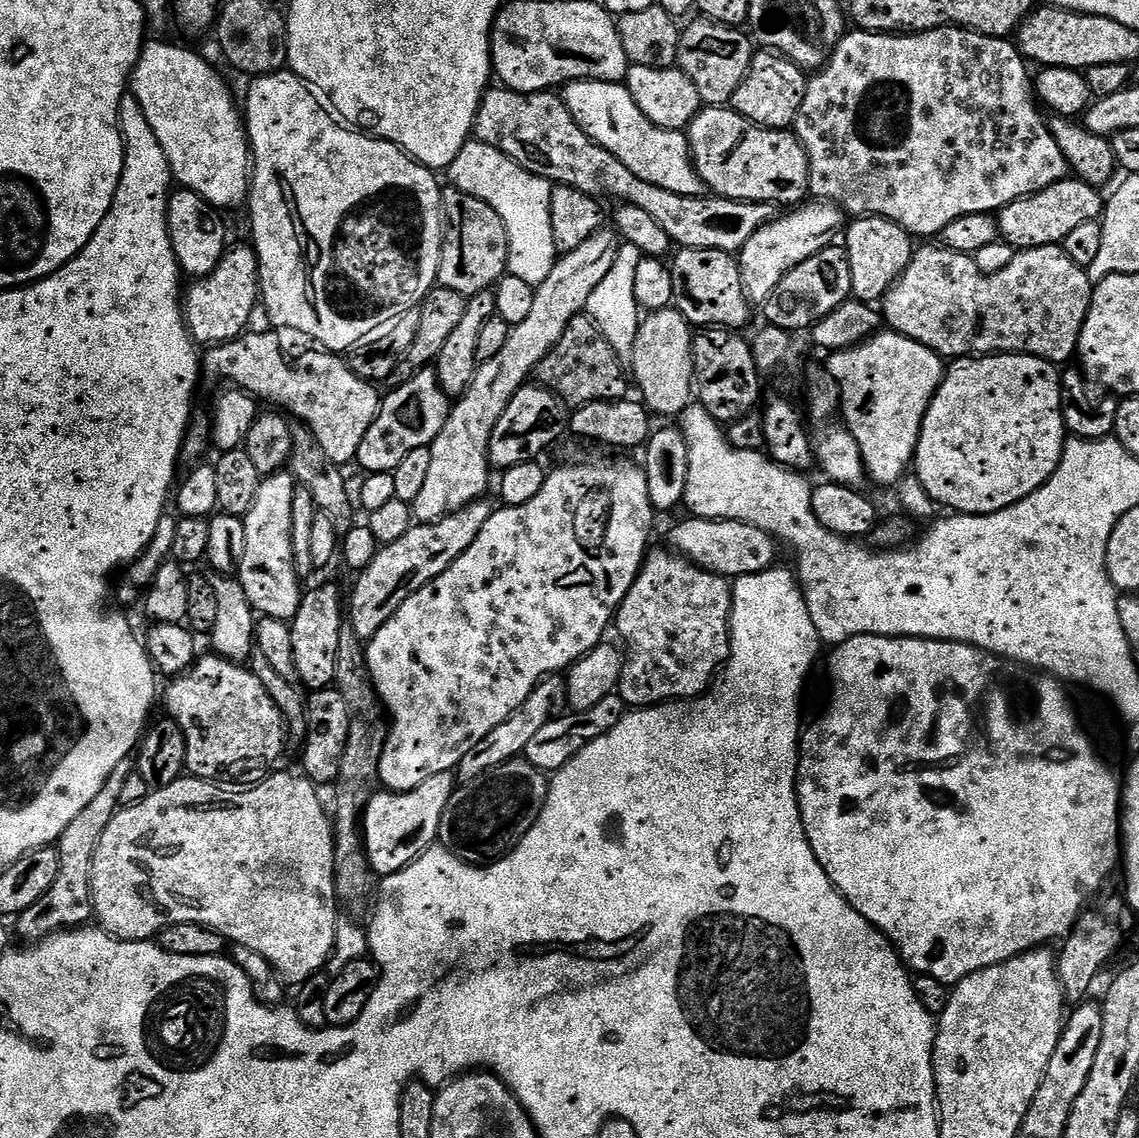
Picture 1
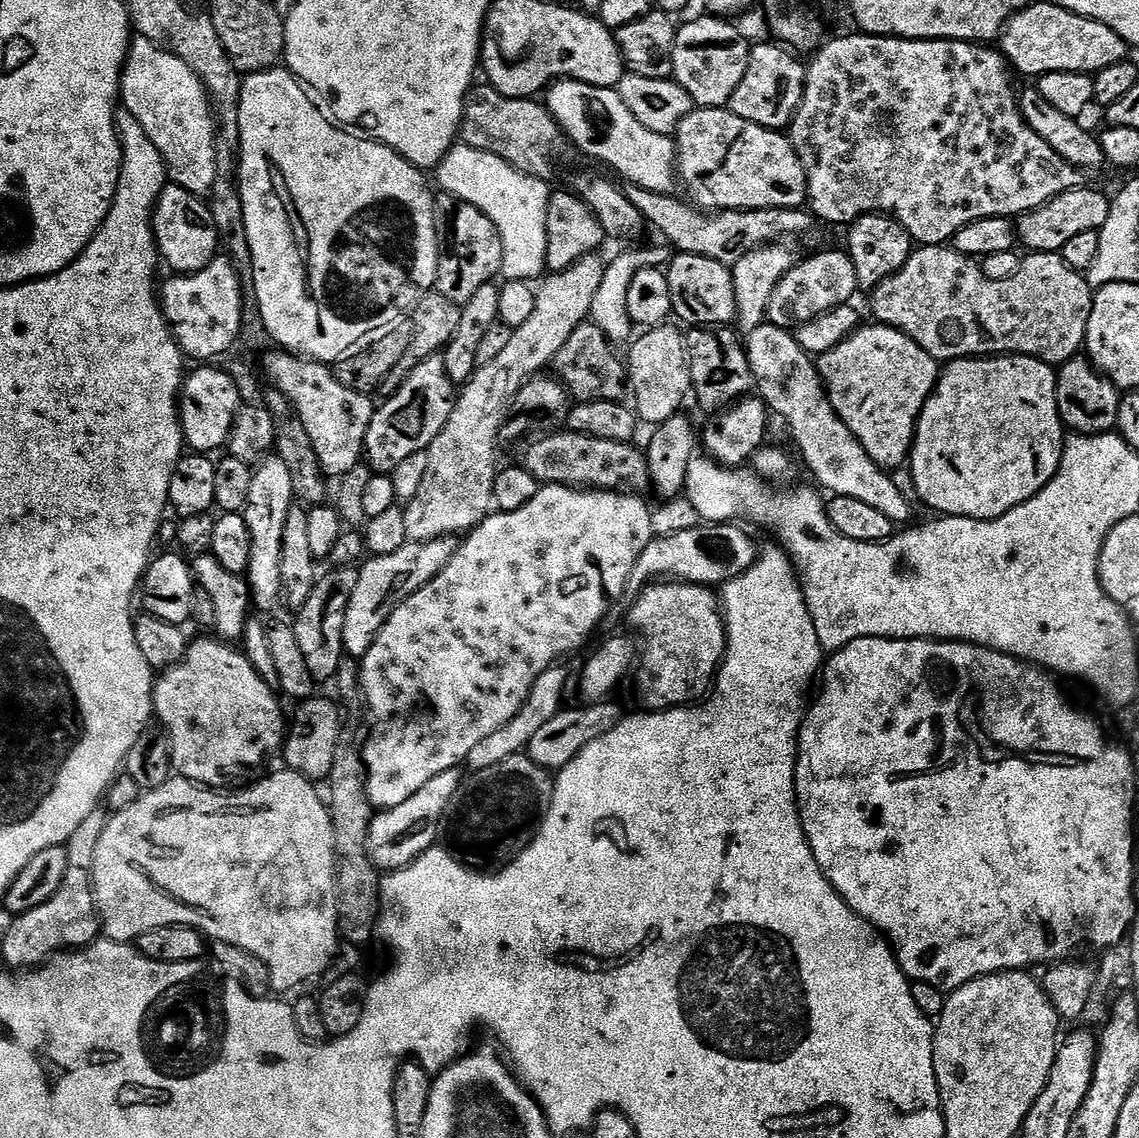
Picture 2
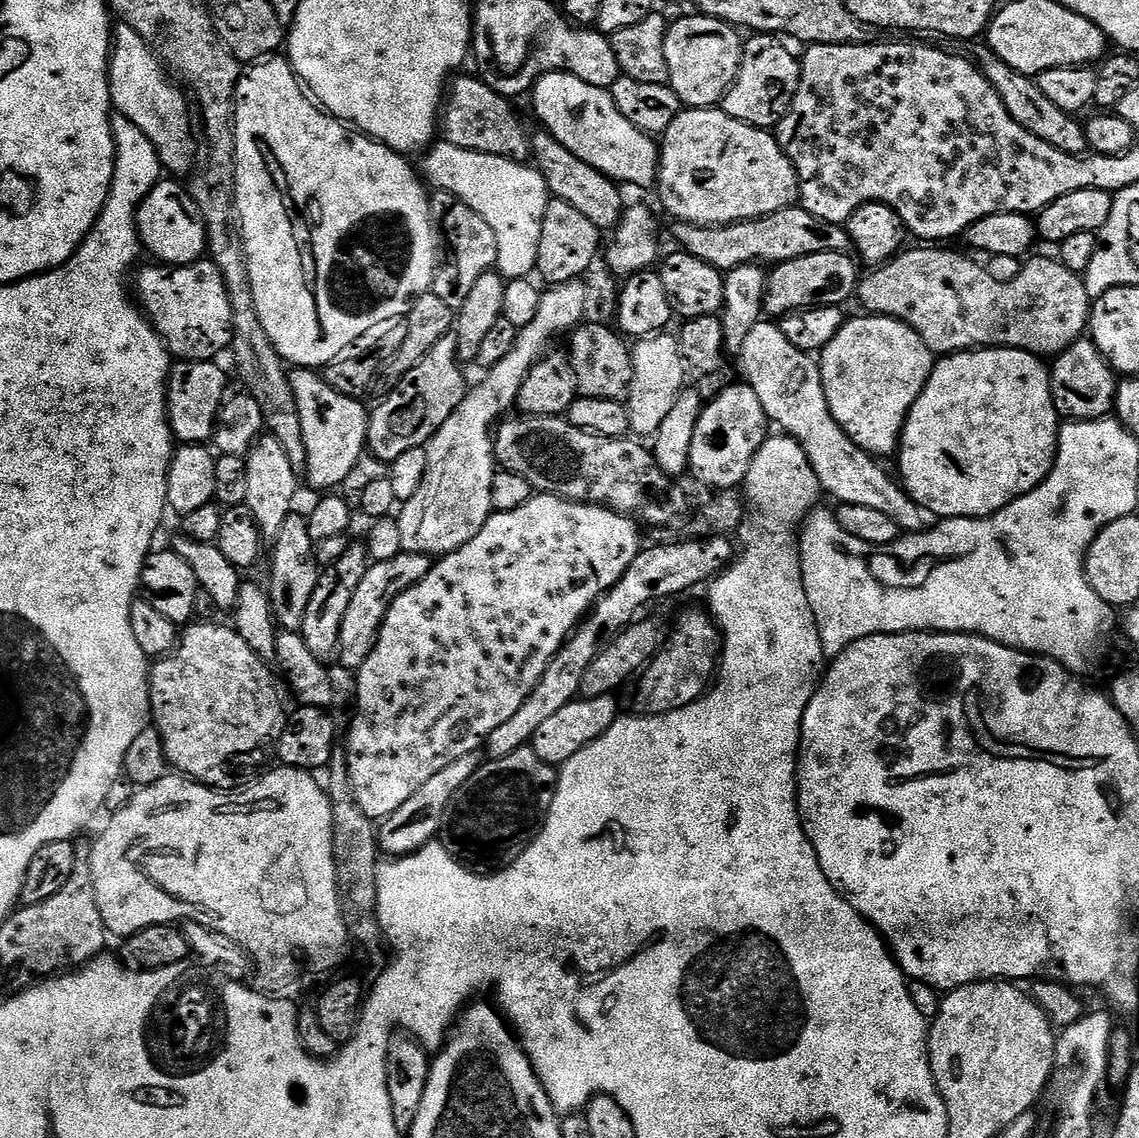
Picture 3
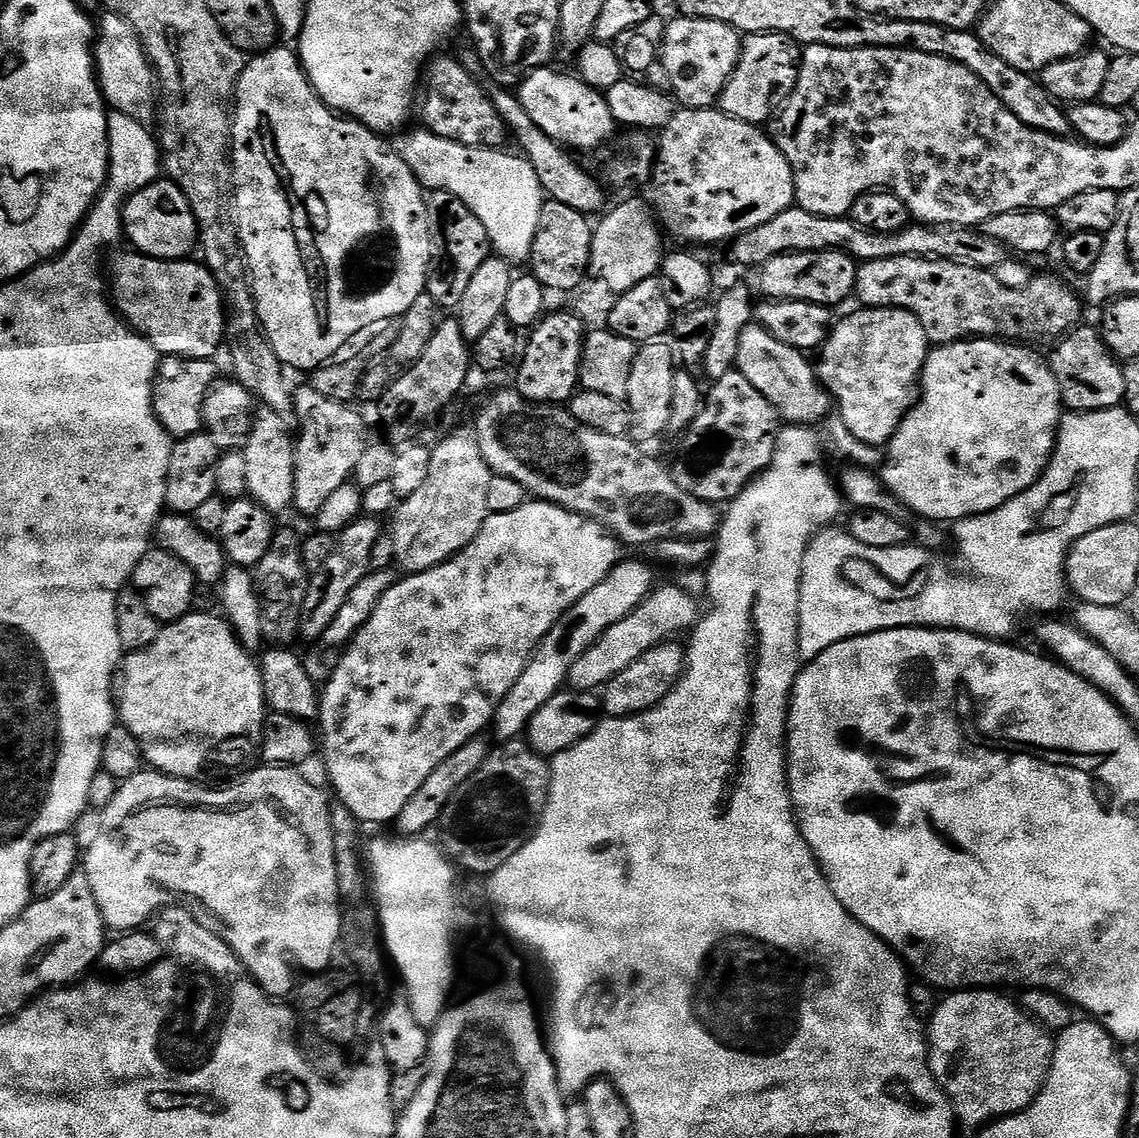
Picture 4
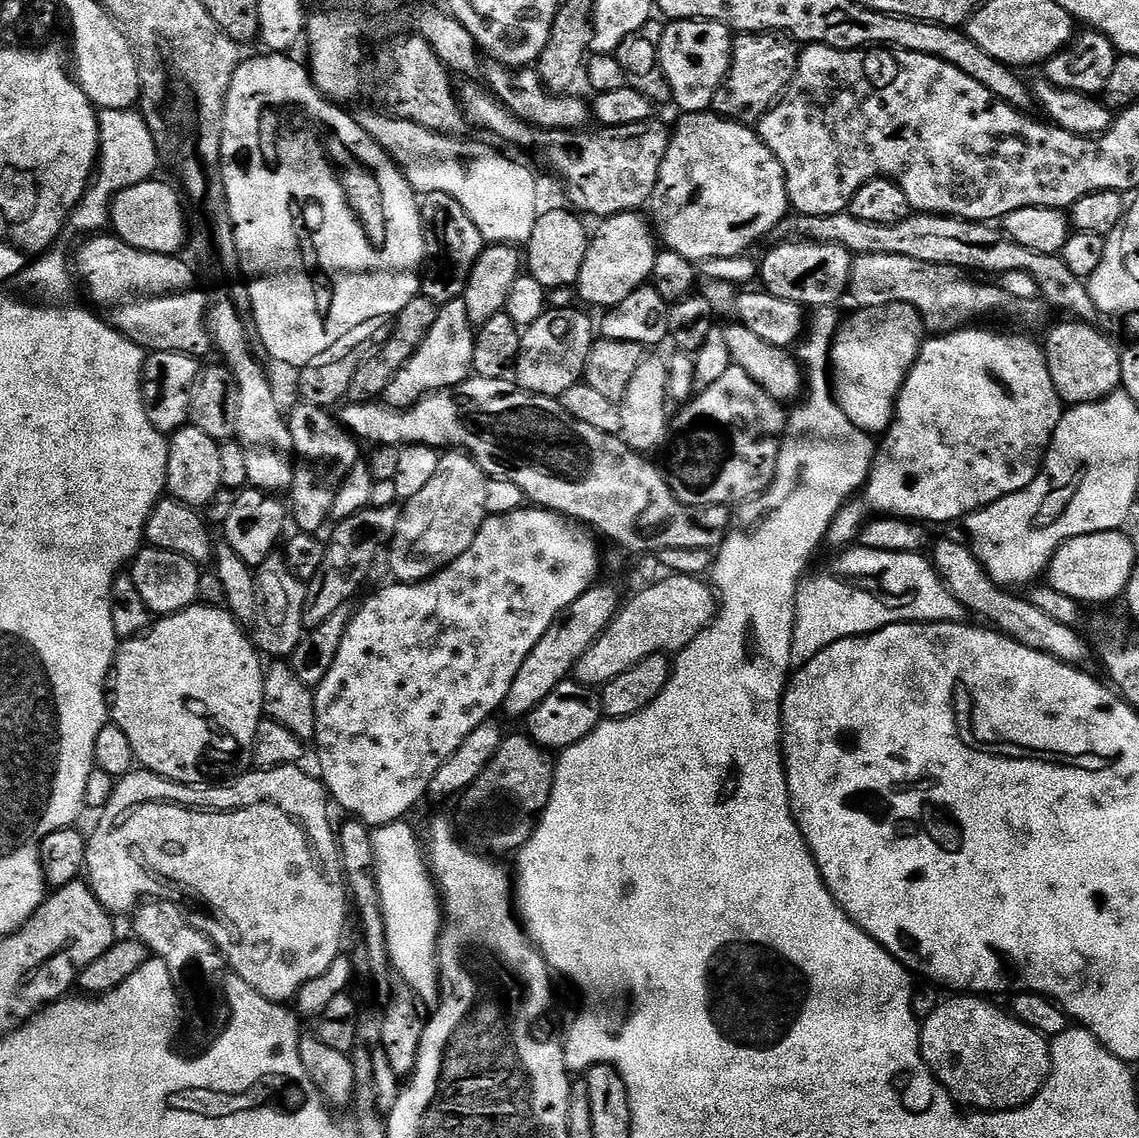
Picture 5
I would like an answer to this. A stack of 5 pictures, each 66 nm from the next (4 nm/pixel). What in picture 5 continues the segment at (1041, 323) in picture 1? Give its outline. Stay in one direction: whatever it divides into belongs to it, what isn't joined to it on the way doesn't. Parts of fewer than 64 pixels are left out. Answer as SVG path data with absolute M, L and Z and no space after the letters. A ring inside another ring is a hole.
M862 254L855 257L850 270L847 295L857 309L881 308L887 304L909 304L918 310L925 329L932 334L958 332L969 327L979 316L1000 316L1016 324L1036 328L1050 311L1043 299L1010 298L995 283L979 284L979 279L954 266L934 266L930 262L914 262L914 258L898 258L898 254Z

